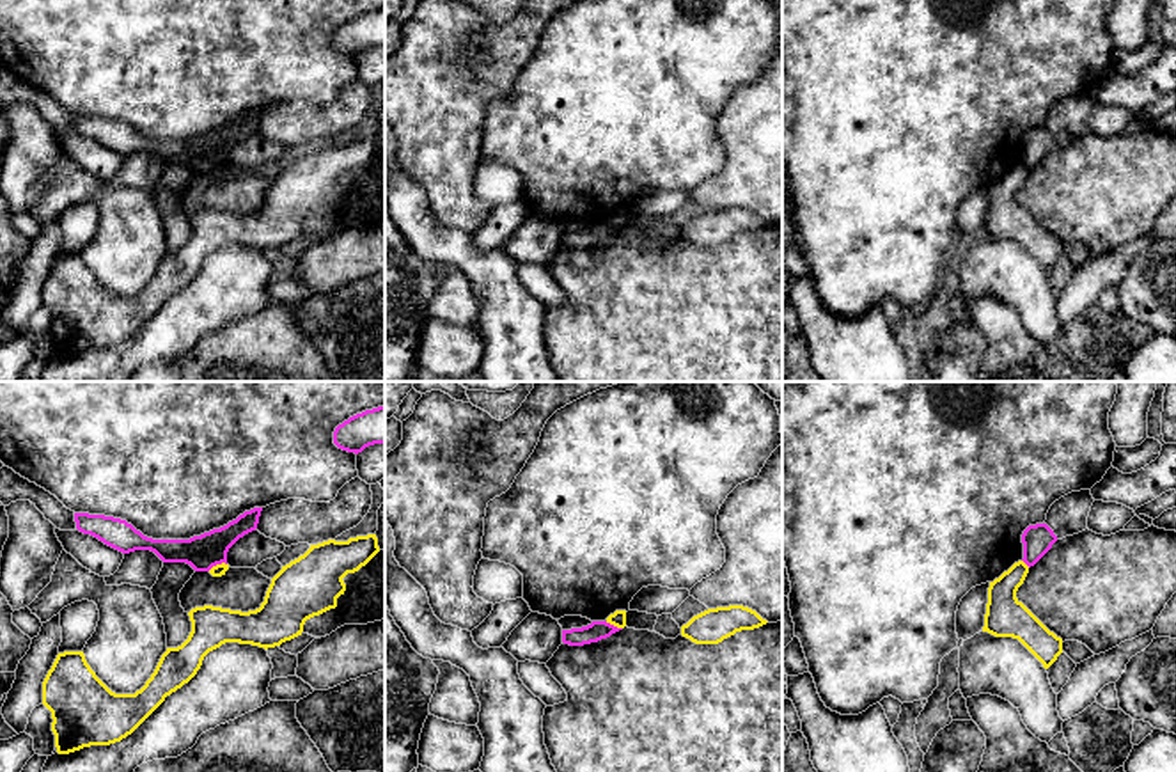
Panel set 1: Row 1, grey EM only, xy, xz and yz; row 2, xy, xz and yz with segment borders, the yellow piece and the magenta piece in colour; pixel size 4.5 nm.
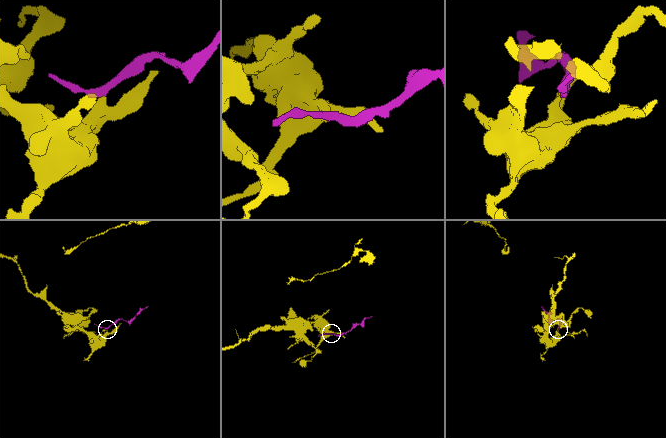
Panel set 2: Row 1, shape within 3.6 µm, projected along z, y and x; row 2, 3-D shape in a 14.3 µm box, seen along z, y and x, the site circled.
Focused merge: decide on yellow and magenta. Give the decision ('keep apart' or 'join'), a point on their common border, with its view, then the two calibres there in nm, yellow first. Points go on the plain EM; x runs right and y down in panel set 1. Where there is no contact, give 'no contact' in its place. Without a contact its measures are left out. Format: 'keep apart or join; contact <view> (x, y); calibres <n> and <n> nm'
keep apart; contact xy (217, 167); calibres 60 and 160 nm

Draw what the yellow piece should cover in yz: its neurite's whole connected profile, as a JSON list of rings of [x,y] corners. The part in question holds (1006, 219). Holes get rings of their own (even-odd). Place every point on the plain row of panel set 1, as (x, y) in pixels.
[[[1018,163],[990,185],[983,234],[1018,241],[1048,272],[1062,256],[1062,241],[1016,201],[1027,176],[1029,169]]]

